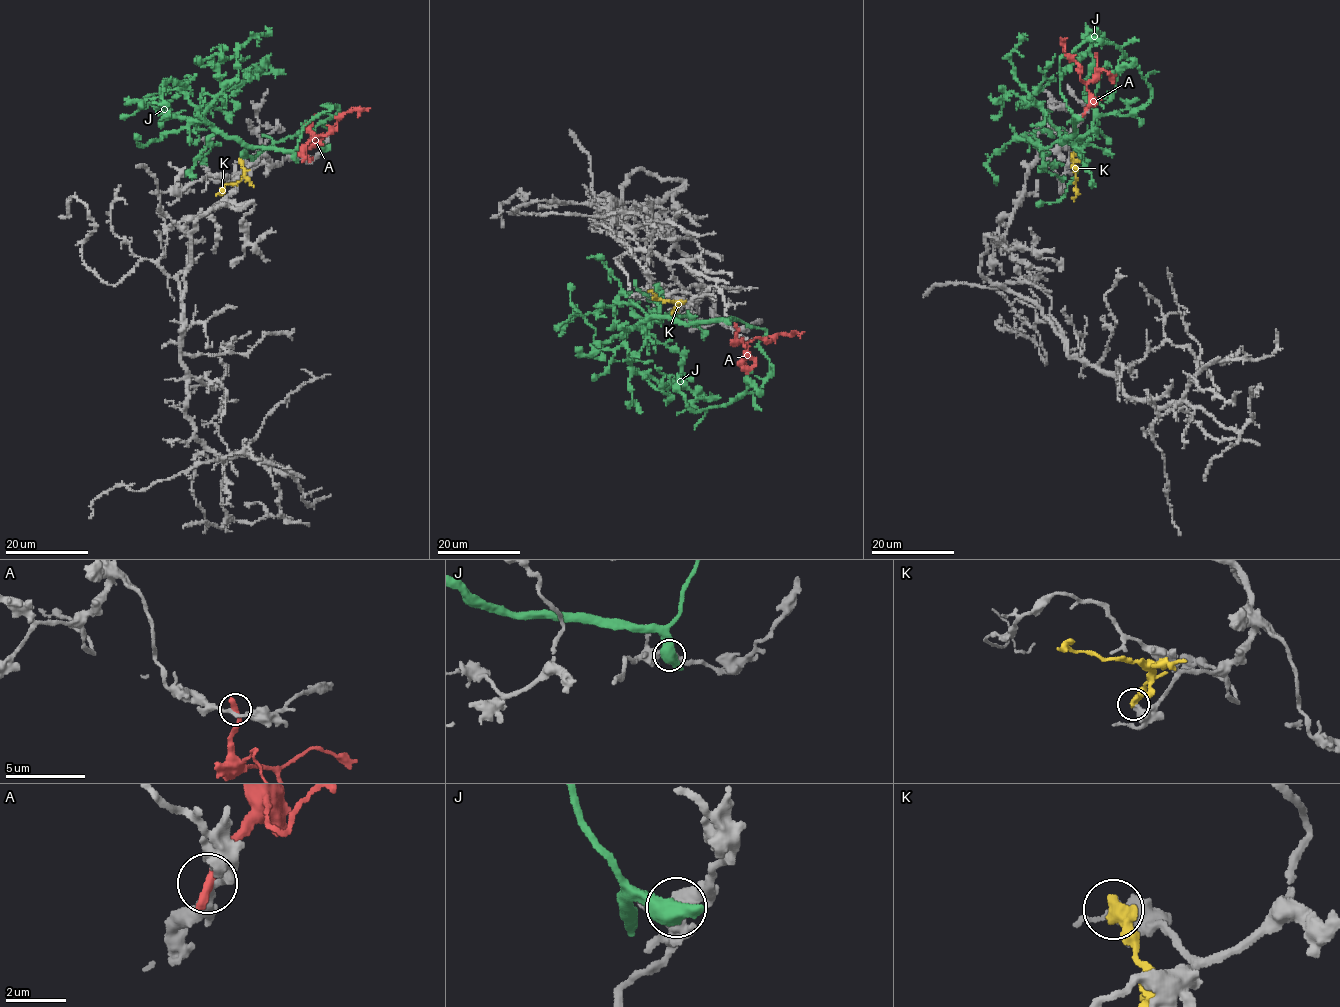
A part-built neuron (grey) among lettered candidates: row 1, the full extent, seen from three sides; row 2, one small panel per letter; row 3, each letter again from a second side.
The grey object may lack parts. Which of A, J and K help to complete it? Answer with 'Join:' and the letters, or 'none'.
Join: none

